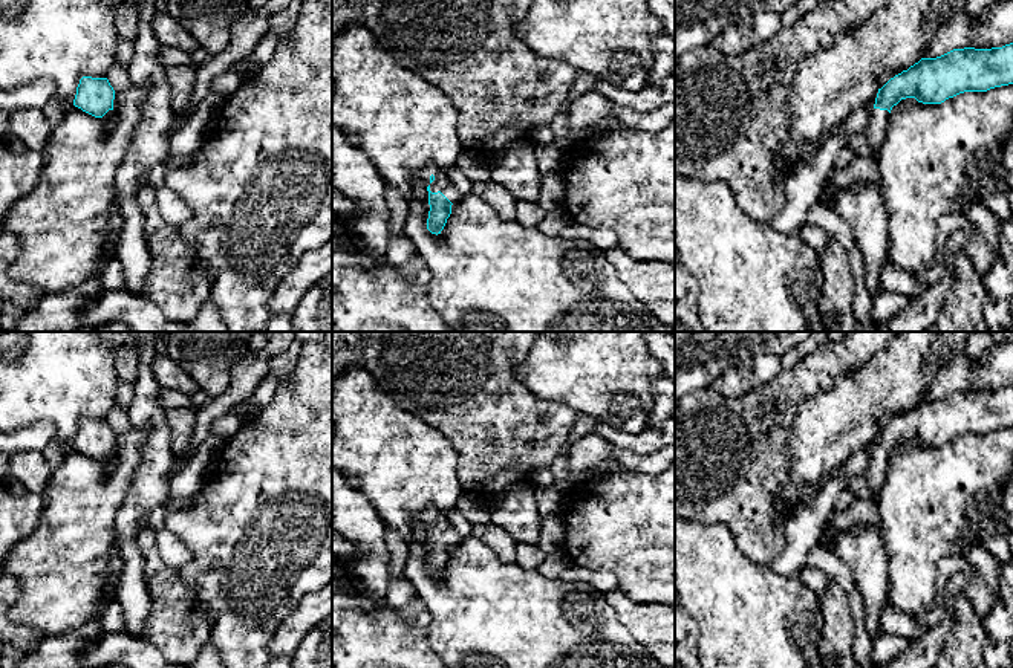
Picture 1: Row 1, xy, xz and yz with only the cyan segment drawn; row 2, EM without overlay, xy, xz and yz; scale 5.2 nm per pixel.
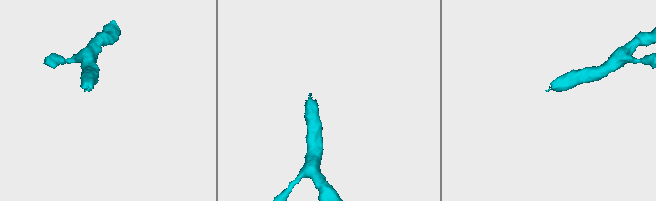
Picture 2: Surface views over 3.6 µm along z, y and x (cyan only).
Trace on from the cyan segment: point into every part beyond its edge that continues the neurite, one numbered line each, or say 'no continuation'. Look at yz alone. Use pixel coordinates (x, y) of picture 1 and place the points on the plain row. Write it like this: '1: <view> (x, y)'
1: yz (862, 512)

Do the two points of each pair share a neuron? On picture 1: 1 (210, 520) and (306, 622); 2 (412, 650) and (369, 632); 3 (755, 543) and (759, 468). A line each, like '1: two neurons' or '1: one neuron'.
1: two neurons
2: one neuron
3: one neuron

